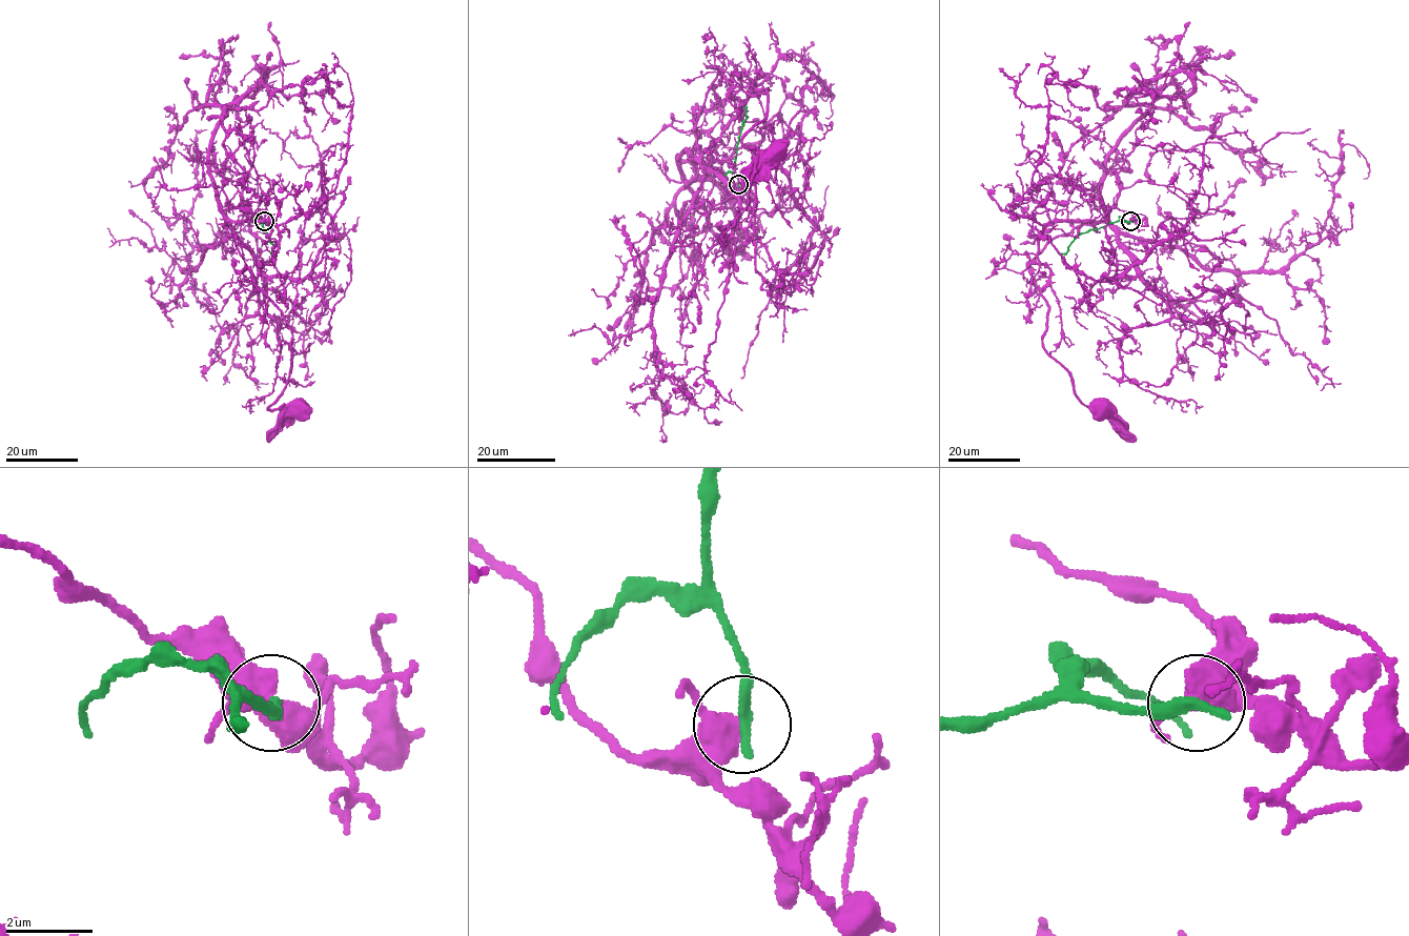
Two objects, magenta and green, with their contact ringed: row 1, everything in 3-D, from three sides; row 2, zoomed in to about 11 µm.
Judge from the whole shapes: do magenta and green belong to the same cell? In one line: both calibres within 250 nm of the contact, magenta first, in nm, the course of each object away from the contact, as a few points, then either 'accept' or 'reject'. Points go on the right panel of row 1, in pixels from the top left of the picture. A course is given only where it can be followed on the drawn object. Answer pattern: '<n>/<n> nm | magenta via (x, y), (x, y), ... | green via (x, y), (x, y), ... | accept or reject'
500/320 nm | magenta via (1130, 221), (1110, 208), (1102, 222), (1053, 239), (1029, 266), (1048, 307), (1042, 346), (1083, 403), (1101, 407) | green via (1130, 221), (1107, 222), (1081, 232), (1064, 253), (1058, 252) | reject

